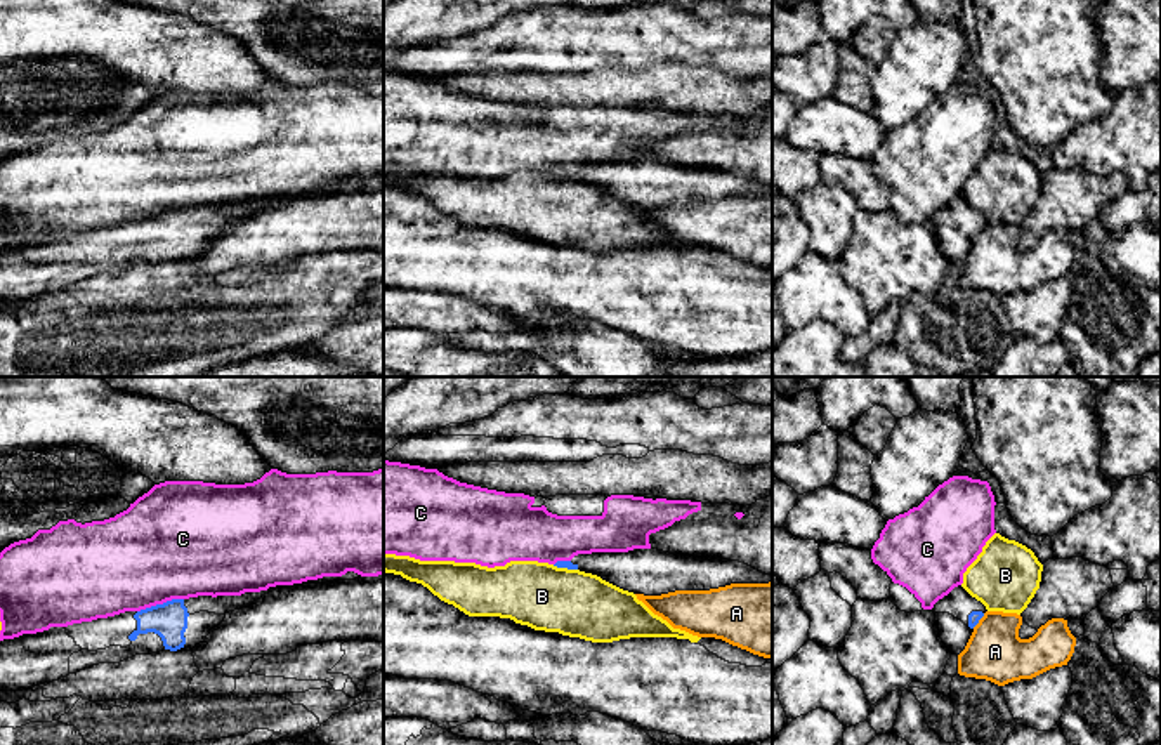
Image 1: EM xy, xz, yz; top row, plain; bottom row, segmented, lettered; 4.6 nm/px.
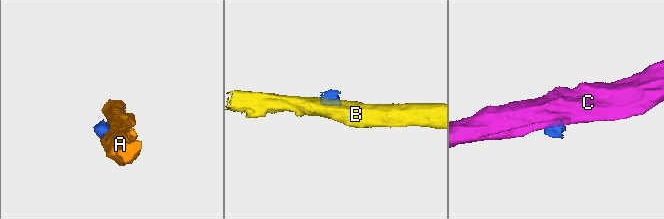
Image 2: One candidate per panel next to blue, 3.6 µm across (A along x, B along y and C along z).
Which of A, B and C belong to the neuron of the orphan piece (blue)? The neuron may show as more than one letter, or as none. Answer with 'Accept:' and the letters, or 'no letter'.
Accept: no letter

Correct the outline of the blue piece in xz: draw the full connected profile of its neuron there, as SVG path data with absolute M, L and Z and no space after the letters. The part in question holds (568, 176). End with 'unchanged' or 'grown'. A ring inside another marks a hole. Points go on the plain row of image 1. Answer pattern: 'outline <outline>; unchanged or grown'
outline M658 160L578 165L554 177L592 184L623 201L644 207L772 193L772 186L739 172L679 167Z; grown

